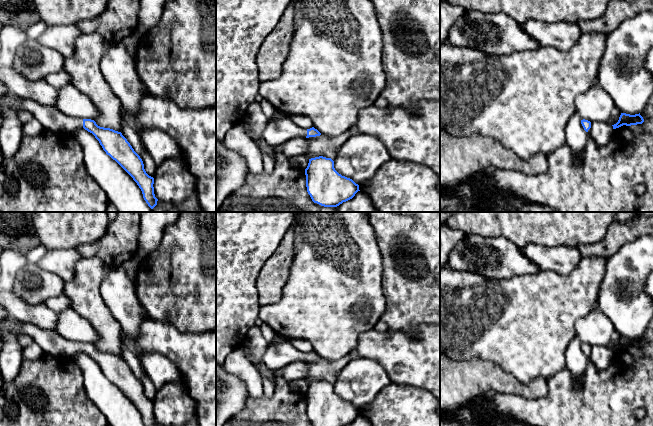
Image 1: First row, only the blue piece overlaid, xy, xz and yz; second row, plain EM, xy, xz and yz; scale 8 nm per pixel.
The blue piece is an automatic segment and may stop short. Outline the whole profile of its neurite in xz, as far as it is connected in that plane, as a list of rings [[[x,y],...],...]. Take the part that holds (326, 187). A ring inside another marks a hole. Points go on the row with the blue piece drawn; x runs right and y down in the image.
[[[319,156],[309,159],[305,175],[312,201],[324,207],[337,207],[360,191],[358,184],[335,170],[331,158]]]

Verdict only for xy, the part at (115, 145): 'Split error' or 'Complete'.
Split error

